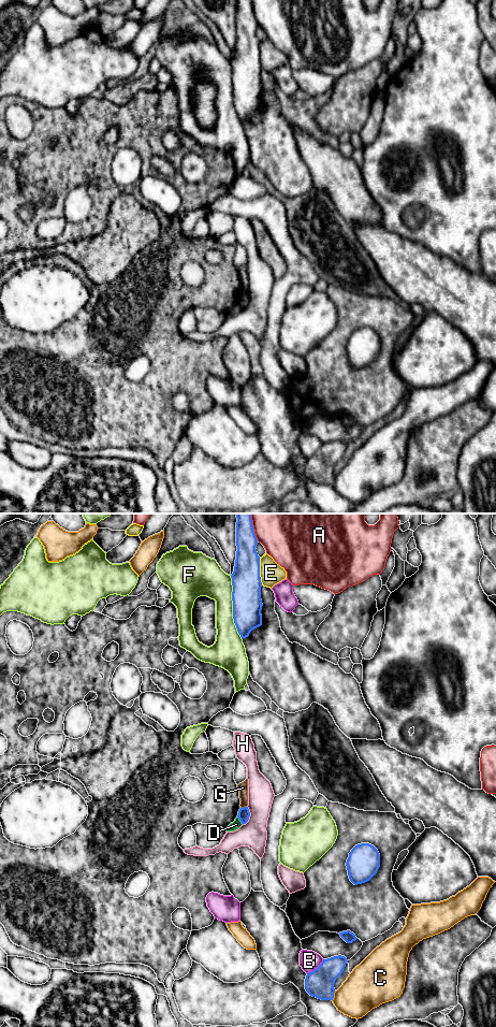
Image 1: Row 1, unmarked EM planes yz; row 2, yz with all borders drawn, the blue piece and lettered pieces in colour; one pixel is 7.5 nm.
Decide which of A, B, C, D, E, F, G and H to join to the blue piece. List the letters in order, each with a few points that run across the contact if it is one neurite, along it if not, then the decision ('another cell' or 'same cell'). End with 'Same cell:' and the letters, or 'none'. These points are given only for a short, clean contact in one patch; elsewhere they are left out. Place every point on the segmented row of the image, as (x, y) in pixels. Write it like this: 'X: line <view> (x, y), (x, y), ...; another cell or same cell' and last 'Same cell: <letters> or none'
A: another cell
B: another cell
C: another cell
D: line yz (237, 816), (242, 824); another cell
E: another cell
F: another cell
G: line yz (246, 806), (241, 808); another cell
H: another cell
Same cell: none

